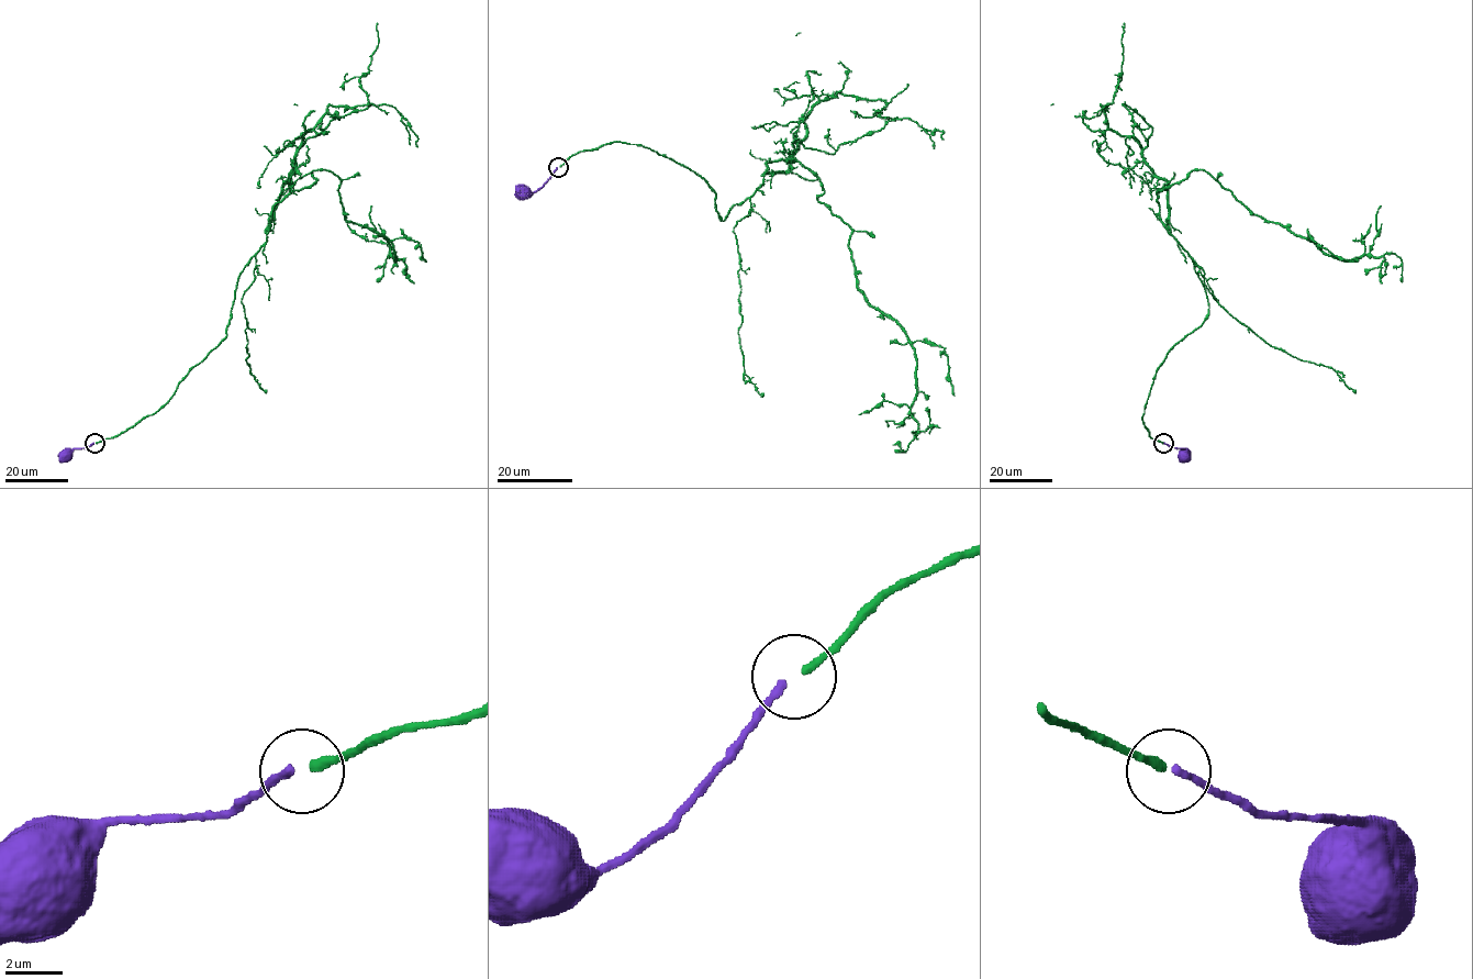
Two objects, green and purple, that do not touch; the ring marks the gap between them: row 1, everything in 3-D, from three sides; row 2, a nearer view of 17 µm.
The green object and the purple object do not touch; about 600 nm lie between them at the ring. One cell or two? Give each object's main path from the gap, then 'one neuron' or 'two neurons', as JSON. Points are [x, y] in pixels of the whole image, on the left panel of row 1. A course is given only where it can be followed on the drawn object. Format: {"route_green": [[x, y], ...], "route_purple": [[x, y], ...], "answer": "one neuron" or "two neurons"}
{"route_green": [[96, 443], [155, 413], [226, 336], [271, 209], [313, 170], [341, 181], [344, 218], [393, 246], [377, 282]], "route_purple": [[93, 443], [76, 448], [64, 458], [65, 455]], "answer": "one neuron"}

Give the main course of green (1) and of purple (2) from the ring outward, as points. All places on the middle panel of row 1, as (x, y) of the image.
1: (559, 166), (639, 144), (700, 176), (722, 221), (767, 163), (800, 162), (914, 352), (918, 427), (895, 452)
2: (557, 167), (535, 191), (524, 198), (523, 192)

